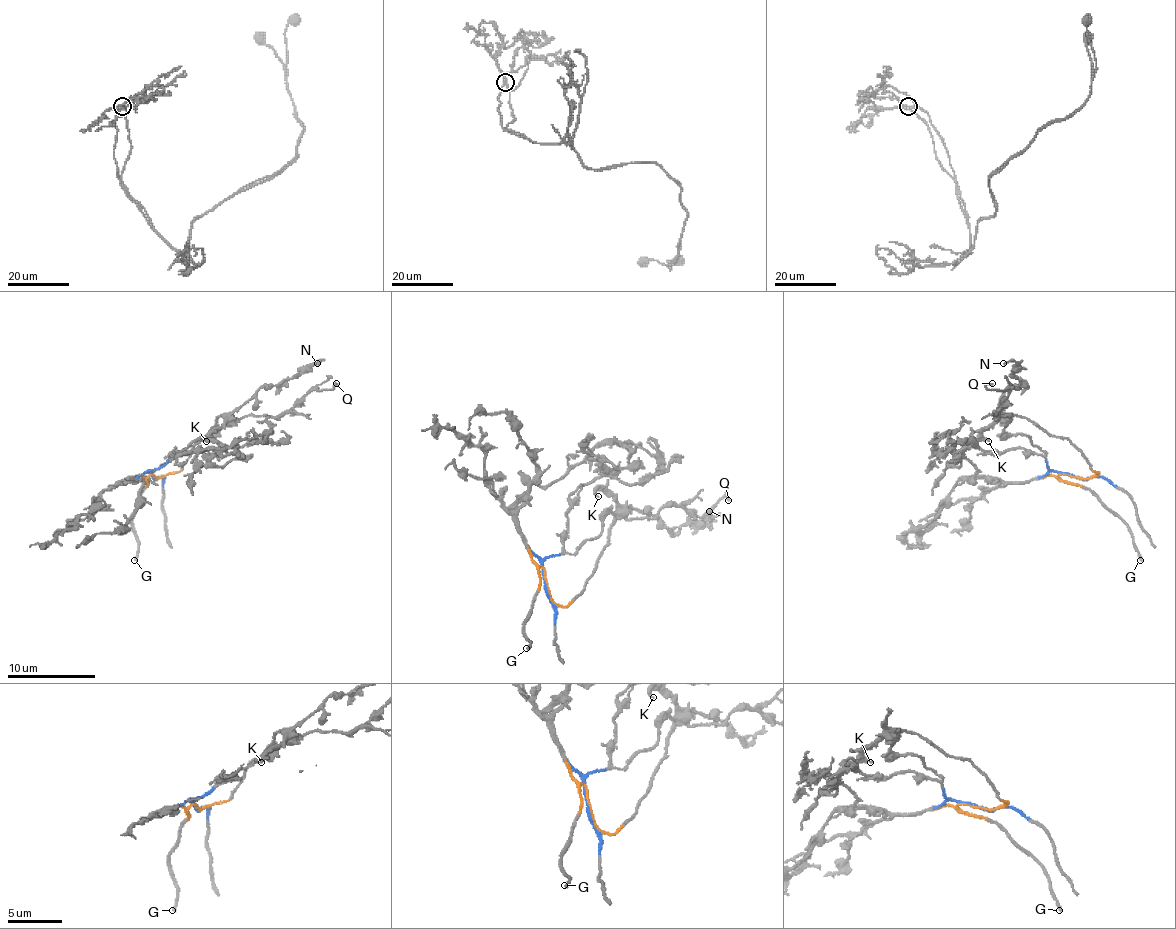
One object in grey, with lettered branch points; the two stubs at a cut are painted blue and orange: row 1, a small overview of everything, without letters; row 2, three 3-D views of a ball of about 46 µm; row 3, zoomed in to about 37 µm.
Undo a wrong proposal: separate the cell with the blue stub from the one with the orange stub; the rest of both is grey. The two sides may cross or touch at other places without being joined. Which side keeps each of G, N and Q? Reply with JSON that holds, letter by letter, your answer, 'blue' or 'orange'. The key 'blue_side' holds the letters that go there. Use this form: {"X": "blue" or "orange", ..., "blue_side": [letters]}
{"G": "orange", "N": "orange", "Q": "blue", "blue_side": ["Q"]}

